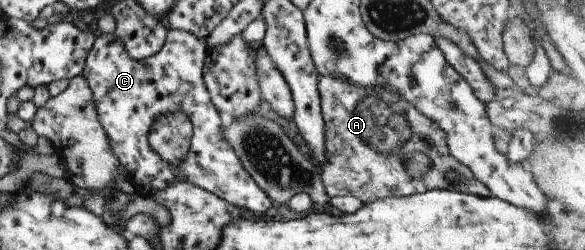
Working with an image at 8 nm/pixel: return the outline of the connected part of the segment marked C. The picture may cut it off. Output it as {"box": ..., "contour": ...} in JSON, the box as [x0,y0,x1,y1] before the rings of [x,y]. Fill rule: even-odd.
{"box":[80,29,273,217],"contour":[[[168,29],[159,52],[137,60],[126,53],[113,33],[96,33],[80,75],[92,92],[99,124],[107,135],[110,151],[122,166],[124,176],[134,185],[135,193],[152,197],[172,183],[187,181],[217,195],[246,215],[258,217],[273,203],[253,182],[222,136],[219,112],[203,84],[205,51],[203,39],[188,32]],[[165,107],[171,111],[183,111],[192,124],[188,151],[178,165],[162,161],[147,140],[149,129]]]}

